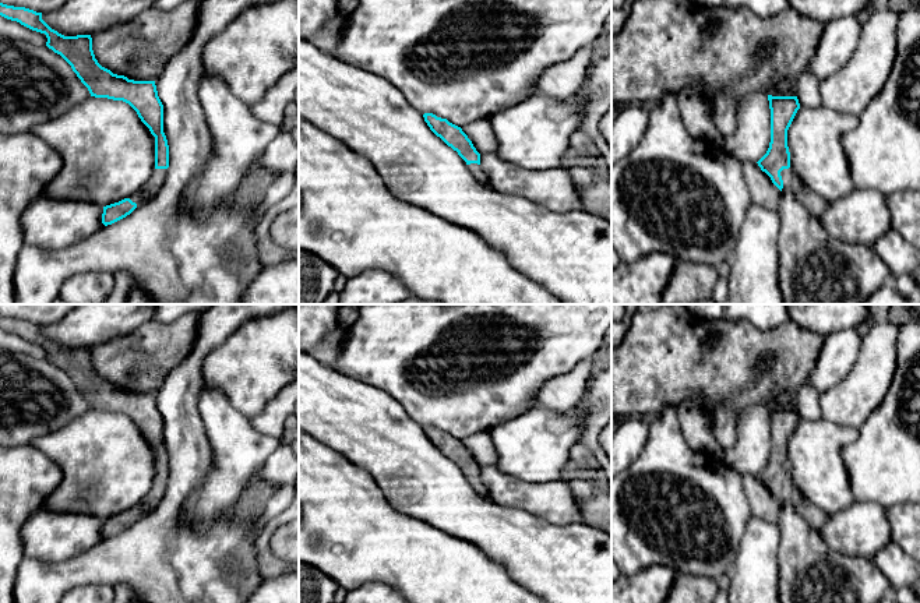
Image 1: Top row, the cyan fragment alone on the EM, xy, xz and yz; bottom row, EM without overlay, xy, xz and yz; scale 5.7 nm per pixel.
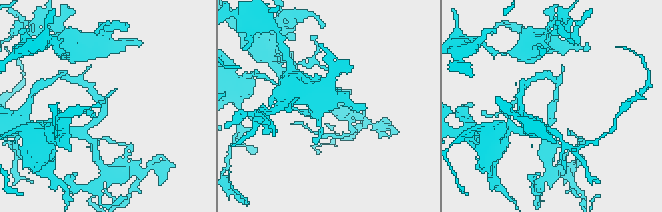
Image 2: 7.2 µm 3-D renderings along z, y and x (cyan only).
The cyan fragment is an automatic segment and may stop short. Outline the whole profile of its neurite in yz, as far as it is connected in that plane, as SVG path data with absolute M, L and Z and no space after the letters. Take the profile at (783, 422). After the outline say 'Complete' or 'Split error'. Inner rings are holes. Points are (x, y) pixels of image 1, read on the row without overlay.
M768 408L768 413L771 455L766 466L757 476L780 504L793 505L811 528L819 530L828 522L829 515L806 500L790 479L787 442L800 422L799 412L797 409Z. Split error

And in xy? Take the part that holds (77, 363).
M0 315L0 328L45 346L47 350L46 359L71 378L91 409L128 416L155 449L155 483L152 490L134 508L103 519L102 536L105 539L112 537L155 509L165 496L169 480L169 458L163 445L163 417L158 409L155 394L134 394L113 387L95 371L91 348L64 349L42 332L42 325Z. Split error

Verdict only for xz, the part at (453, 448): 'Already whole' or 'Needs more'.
Needs more

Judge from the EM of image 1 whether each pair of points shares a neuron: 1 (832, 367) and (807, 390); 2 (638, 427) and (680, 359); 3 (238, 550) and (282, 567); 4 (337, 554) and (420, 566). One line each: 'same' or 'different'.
1: different
2: different
3: different
4: same

